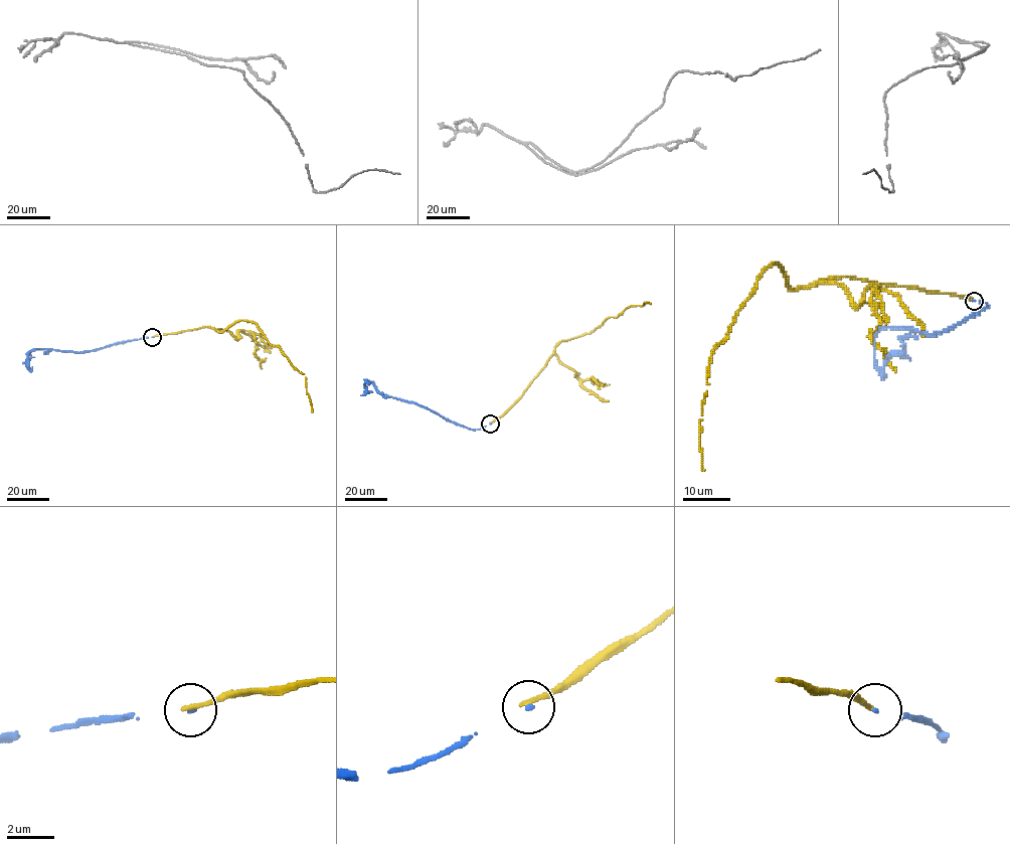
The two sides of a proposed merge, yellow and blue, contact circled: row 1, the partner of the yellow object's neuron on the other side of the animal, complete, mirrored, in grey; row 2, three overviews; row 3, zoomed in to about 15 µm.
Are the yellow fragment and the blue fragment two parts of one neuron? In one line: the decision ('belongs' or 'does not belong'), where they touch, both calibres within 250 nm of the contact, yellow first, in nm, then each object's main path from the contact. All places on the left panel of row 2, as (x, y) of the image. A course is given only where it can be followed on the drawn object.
does not belong; place (152, 337); calibres 220 and 120 nm; course yellow (152, 337), (204, 326), (220, 332), (239, 321), (251, 321), (304, 374), (312, 411); course blue (152, 337), (81, 352), (34, 349), (28, 353), (27, 366), (30, 355), (26, 354)

